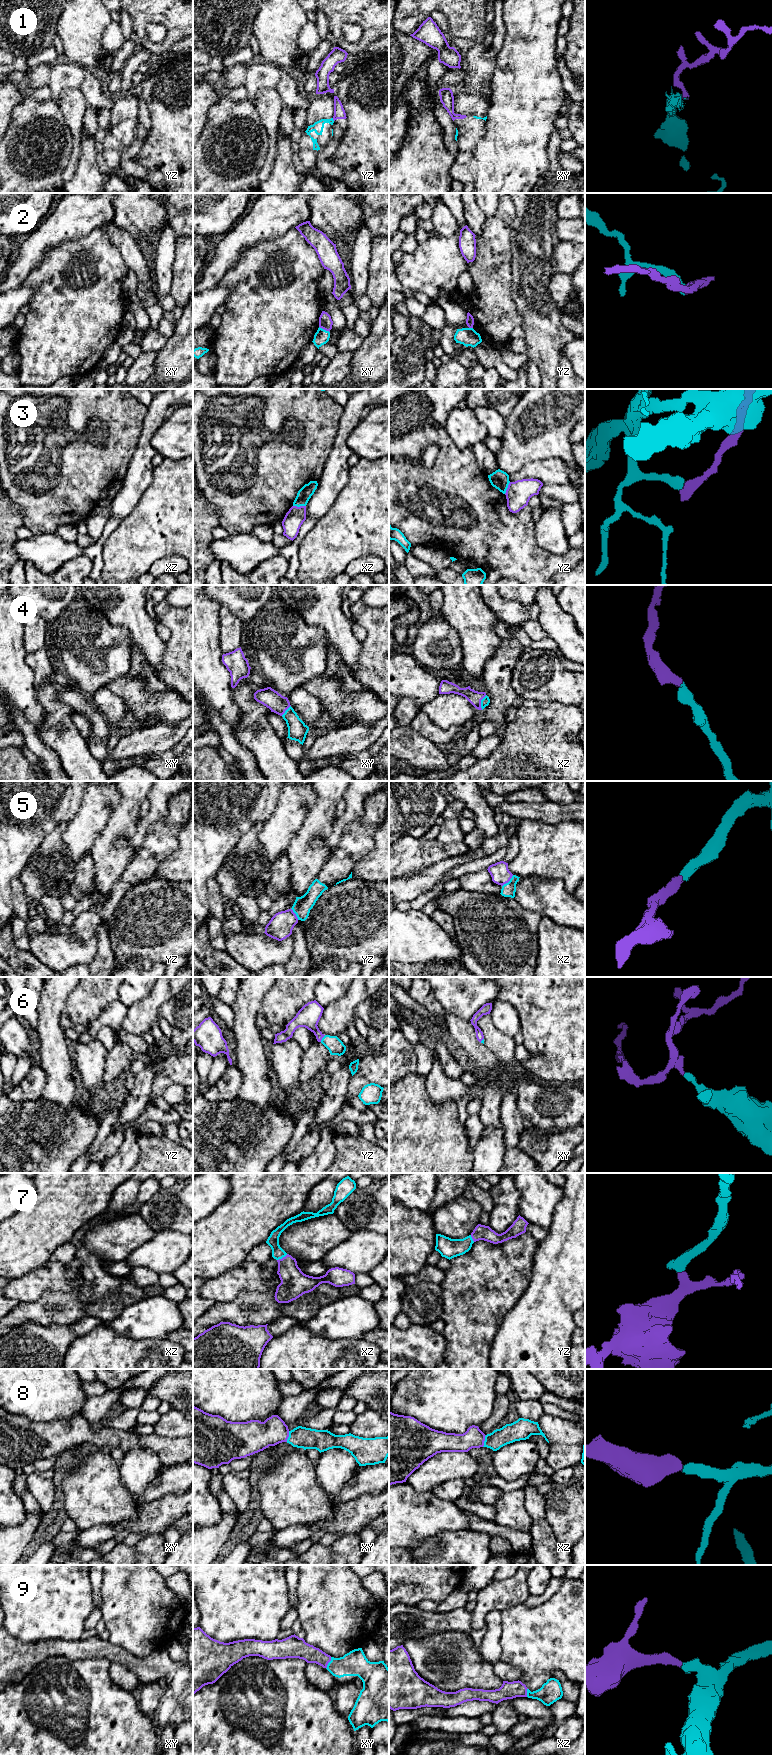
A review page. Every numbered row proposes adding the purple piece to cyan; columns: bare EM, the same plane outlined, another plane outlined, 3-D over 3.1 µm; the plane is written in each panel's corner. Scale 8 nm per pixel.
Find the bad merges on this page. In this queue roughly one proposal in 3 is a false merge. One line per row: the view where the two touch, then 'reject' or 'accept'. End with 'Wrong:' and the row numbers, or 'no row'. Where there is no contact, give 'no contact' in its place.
1: contact in yz; reject
2: contact in xy; reject
3: contact in xz; reject
4: contact in xz; accept
5: contact in xz; accept
6: contact in yz; accept
7: contact in xz; accept
8: contact in xz; accept
9: contact in xy; accept
Wrong: 1, 2, 3

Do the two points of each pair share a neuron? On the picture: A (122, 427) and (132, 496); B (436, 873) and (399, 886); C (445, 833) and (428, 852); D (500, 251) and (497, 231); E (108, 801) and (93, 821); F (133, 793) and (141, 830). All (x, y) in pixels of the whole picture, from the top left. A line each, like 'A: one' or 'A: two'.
A: two
B: one
C: two
D: one
E: one
F: two

